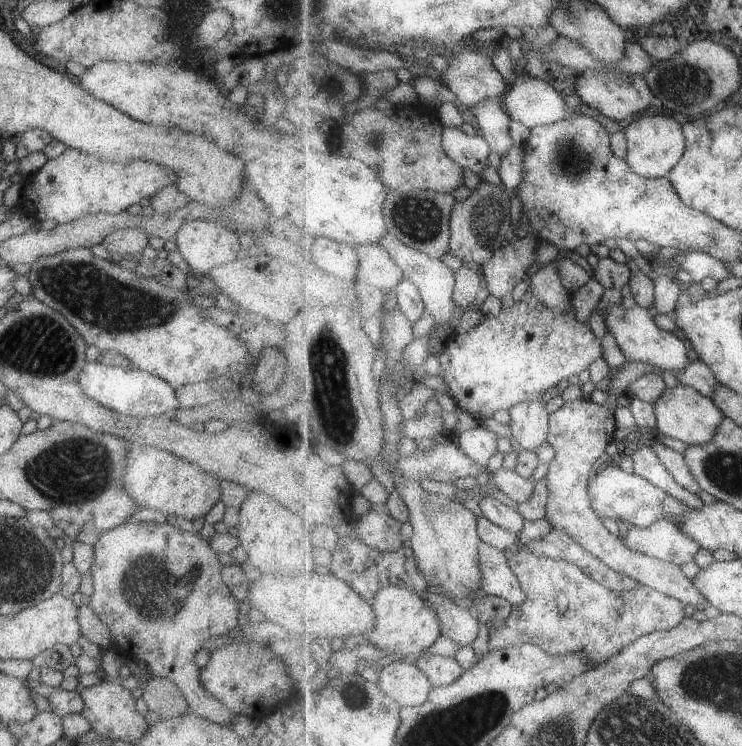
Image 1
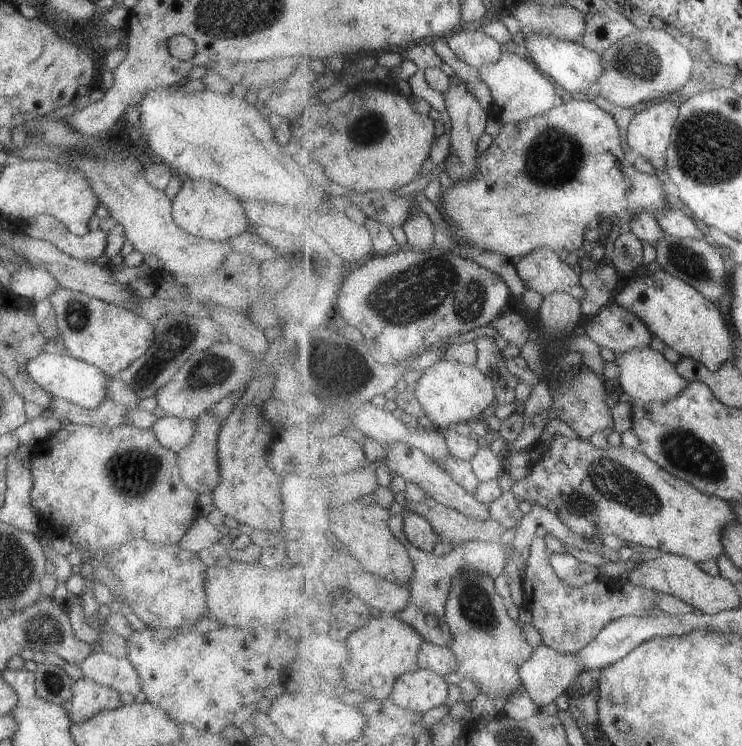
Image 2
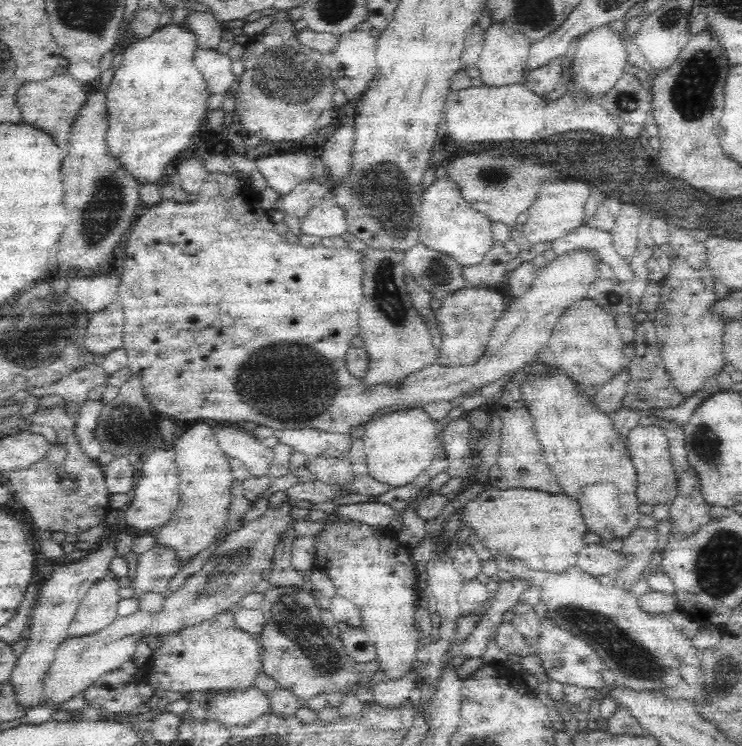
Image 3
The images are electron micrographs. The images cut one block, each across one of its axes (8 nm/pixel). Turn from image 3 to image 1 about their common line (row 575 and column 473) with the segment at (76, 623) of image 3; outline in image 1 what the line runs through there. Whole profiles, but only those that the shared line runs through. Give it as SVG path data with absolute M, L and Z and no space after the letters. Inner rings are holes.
M487 98L483 102L477 102L473 104L471 112L476 116L479 129L489 142L492 152L495 152L499 158L503 158L514 145L510 131L513 120L498 99Z

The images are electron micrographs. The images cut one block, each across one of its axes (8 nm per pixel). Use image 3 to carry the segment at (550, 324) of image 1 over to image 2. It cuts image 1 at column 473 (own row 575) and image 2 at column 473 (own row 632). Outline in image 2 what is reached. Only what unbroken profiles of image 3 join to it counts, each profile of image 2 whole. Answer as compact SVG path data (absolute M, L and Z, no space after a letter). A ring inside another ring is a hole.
M439 360L425 369L417 384L417 398L422 404L422 413L431 420L433 427L447 431L452 426L480 420L483 412L495 402L495 382L479 367L470 367L457 361Z

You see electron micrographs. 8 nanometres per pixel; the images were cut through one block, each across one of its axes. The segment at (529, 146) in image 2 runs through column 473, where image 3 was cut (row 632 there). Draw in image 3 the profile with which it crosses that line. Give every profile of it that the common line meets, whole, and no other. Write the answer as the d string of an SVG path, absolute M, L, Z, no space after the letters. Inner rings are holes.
M232 610L174 634L157 637L157 644L150 659L153 669L144 670L144 681L154 691L164 688L182 694L215 690L227 694L230 691L242 692L251 687L262 672L257 636L237 630Z

